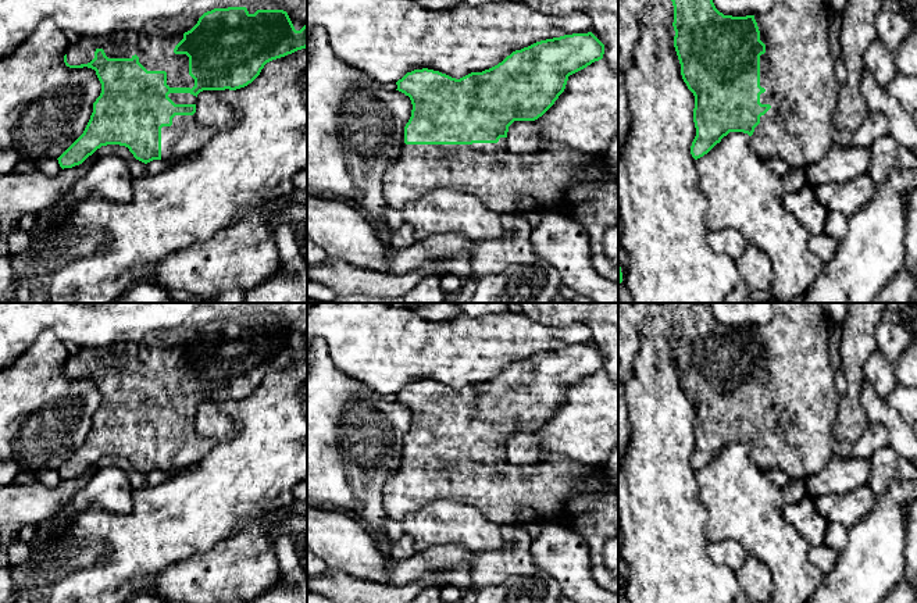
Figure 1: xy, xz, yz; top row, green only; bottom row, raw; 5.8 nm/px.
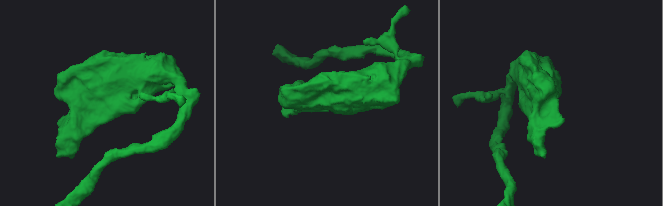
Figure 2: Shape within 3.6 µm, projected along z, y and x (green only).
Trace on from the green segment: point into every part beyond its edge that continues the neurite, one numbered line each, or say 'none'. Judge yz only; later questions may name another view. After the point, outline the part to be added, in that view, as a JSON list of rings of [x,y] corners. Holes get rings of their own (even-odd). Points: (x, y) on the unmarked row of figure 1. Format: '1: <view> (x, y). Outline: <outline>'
1: yz (796, 381). Outline: [[[774,303],[777,313],[766,324],[754,327],[760,352],[766,364],[760,367],[761,415],[771,420],[760,428],[760,435],[750,447],[750,459],[761,471],[782,470],[791,479],[806,479],[823,470],[834,456],[834,424],[836,421],[841,395],[834,383],[829,360],[829,329],[832,320],[820,303]]]

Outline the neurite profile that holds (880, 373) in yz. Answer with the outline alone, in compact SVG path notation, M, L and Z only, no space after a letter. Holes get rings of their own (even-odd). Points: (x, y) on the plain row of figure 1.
M874 350L864 365L864 382L870 382L884 400L898 385L893 364L879 350Z

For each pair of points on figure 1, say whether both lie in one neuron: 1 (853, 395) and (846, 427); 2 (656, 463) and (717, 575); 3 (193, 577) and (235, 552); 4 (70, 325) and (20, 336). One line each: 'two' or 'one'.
1: one
2: one
3: one
4: one

